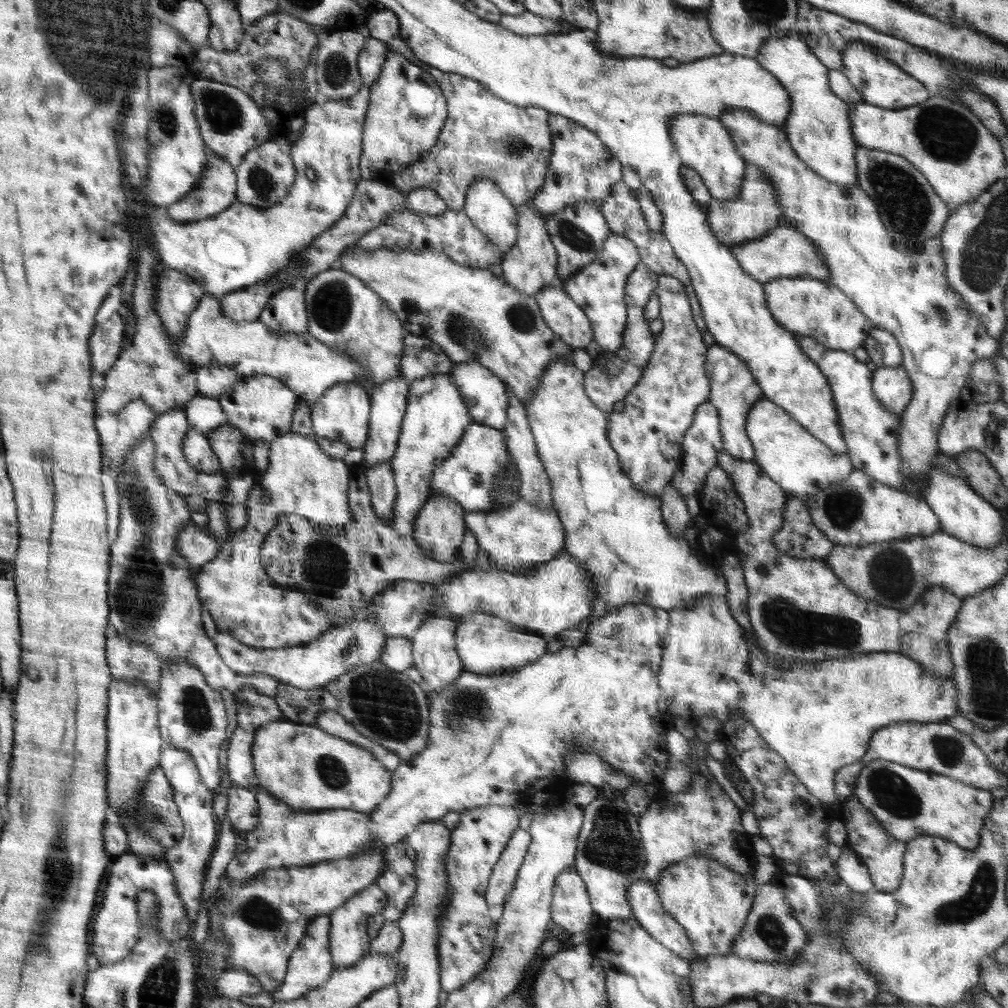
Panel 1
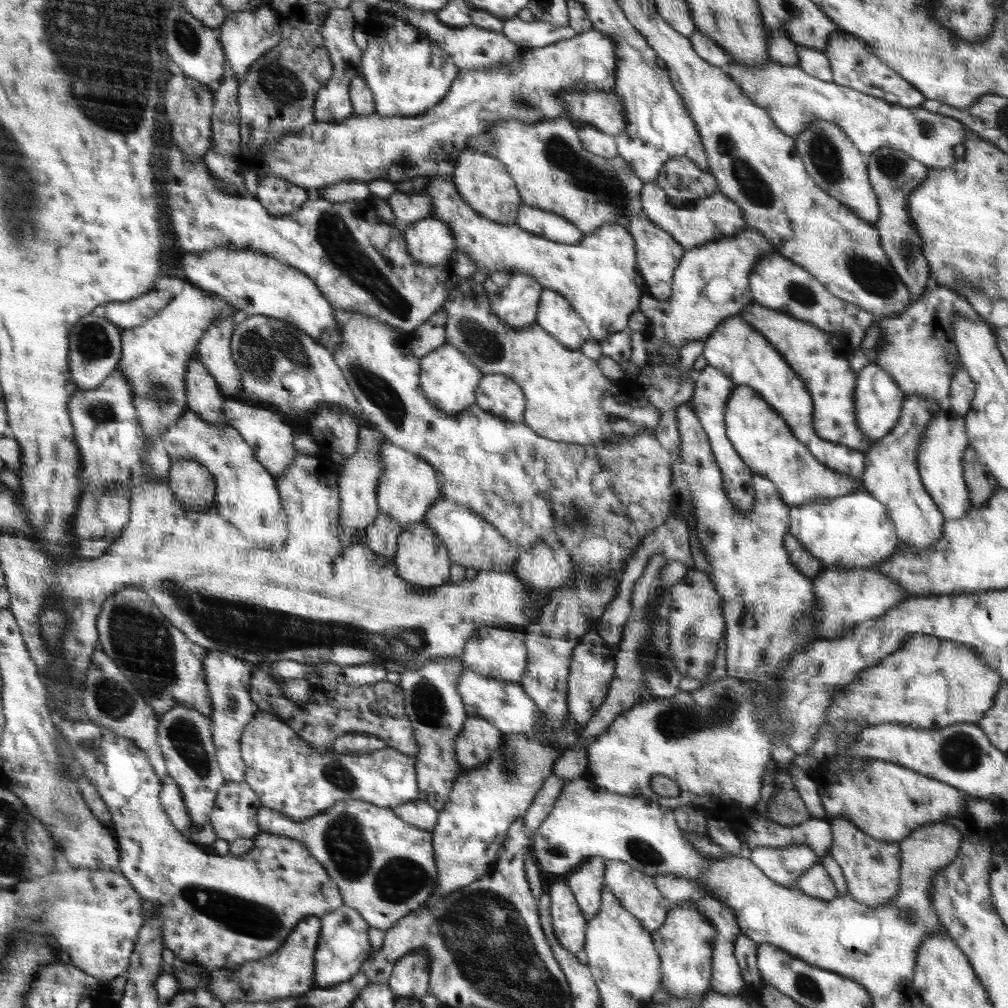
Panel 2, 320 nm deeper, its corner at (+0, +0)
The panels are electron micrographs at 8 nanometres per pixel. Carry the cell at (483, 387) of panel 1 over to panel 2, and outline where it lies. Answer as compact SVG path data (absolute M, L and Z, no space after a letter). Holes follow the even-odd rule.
M503 374L484 375L477 389L476 406L506 420L524 421L527 402L521 386Z

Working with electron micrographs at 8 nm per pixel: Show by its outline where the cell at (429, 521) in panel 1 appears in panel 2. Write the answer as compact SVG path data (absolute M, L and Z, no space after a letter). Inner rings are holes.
M418 521L403 530L397 542L397 552L394 555L398 571L406 581L423 587L439 587L449 580L451 568L454 565L447 545L442 541L434 529L426 522Z

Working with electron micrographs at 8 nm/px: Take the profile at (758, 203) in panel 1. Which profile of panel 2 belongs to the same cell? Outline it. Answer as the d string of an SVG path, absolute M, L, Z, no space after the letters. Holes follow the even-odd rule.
M654 180L644 183L641 203L649 219L660 228L666 229L666 232L671 233L677 239L678 244L684 246L686 250L735 236L747 229L742 209L719 191L689 203L673 203L672 199Z

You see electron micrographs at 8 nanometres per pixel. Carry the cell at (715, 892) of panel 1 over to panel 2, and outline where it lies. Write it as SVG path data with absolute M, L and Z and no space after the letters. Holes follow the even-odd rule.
M686 900L679 903L676 908L669 909L668 916L661 928L652 933L656 949L661 957L661 984L660 990L665 988L670 994L675 994L678 998L697 998L697 995L703 994L709 988L711 977L713 942L717 936L713 924L697 908L694 900Z

